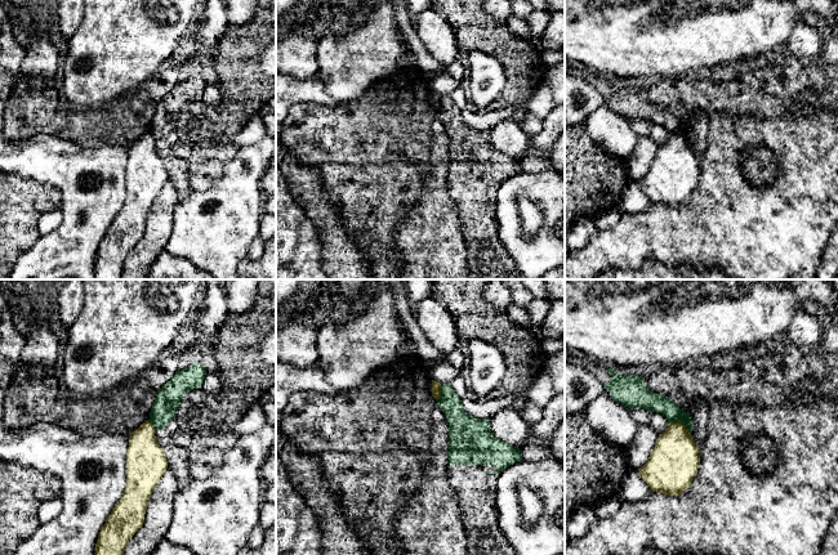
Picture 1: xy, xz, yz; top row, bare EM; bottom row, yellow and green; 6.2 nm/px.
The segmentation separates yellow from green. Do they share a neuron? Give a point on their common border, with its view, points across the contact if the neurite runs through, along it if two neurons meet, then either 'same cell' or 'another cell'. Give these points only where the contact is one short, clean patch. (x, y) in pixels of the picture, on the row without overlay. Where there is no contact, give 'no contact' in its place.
meets yellow in yz at (680, 134); border along yz (669, 133), (680, 133), (690, 144); another cell

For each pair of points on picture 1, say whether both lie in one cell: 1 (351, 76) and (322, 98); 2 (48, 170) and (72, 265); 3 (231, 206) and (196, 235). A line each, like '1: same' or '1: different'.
1: different
2: same
3: same

